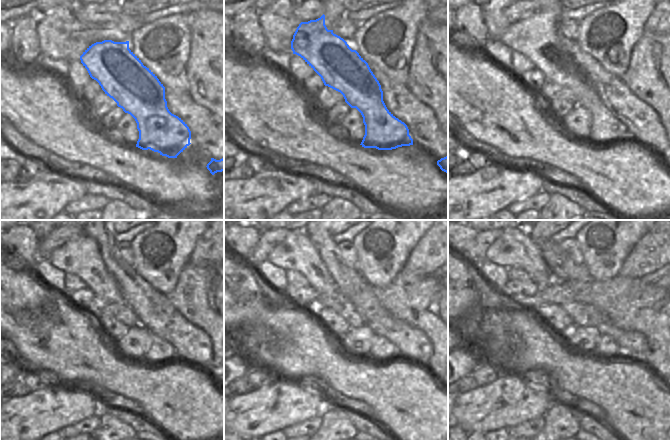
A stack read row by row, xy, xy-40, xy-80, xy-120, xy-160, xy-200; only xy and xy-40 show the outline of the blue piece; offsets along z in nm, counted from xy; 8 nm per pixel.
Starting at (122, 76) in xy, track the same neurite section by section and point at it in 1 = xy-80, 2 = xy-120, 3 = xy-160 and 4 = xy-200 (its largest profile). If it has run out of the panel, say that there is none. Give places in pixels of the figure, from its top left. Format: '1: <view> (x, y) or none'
1: xy-80 (533, 37)
2: xy-120 (81, 256)
3: xy-160 (297, 252)
4: xy-200 (514, 248)

